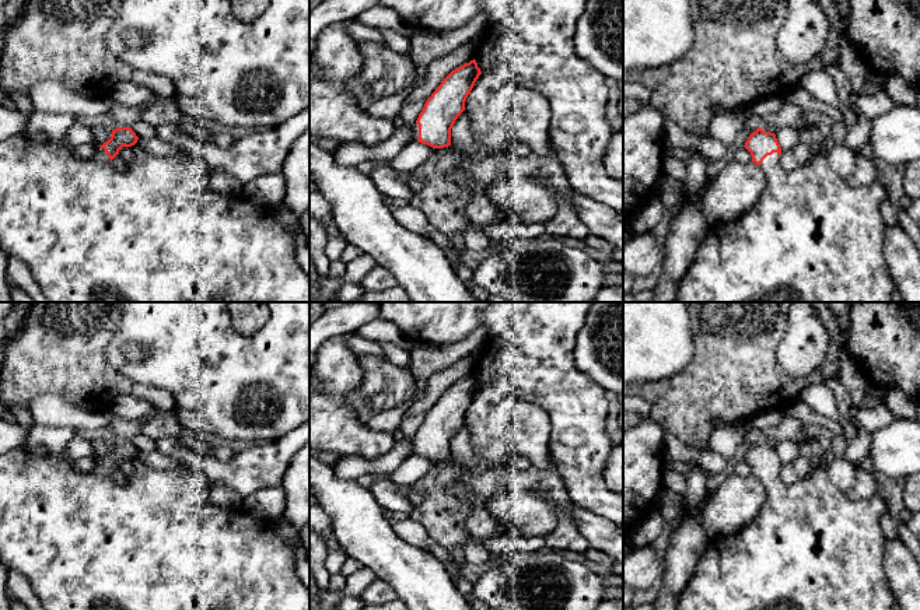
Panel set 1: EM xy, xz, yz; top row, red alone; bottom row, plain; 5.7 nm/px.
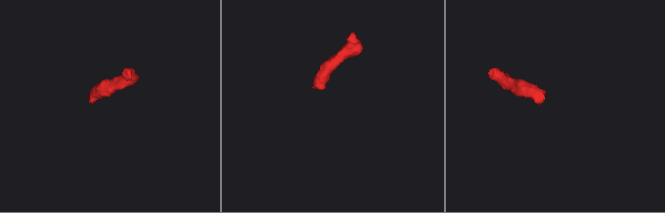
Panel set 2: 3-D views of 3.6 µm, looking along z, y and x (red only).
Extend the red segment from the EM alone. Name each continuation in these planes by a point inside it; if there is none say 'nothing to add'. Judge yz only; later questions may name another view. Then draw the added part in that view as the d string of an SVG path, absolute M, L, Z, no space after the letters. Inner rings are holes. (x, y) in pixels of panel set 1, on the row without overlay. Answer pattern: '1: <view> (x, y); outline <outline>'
1: yz (810, 547); outline M777 466L767 469L760 481L765 487L766 499L752 522L738 533L721 539L710 540L703 555L696 564L695 574L685 586L676 610L893 610L896 599L888 582L884 568L886 537L881 527L881 518L889 513L889 502L881 495L874 494L867 499L850 499L844 492L837 490L822 466L814 466L811 473L788 484L780 474Z

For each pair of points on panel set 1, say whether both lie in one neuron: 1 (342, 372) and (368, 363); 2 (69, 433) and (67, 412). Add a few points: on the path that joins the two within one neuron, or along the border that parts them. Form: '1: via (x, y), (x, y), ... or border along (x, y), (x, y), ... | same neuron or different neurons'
1: border along (359, 356), (361, 367), (360, 385) | different neurons
2: border along (35, 426), (70, 426), (77, 431) | different neurons

